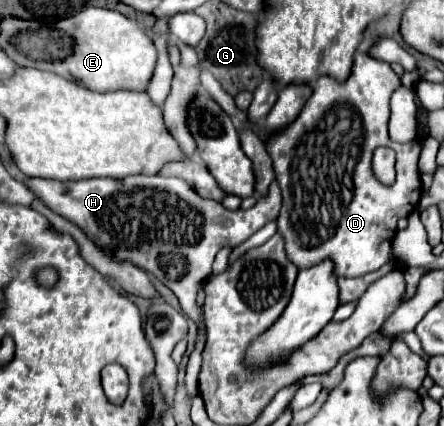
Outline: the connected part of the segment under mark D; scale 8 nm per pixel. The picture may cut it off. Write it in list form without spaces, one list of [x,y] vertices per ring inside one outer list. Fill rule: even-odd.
[[[355,54],[355,64],[353,64],[353,74],[351,74],[351,80],[343,82],[343,84],[337,84],[333,82],[333,78],[319,78],[319,82],[315,84],[313,88],[313,94],[311,98],[305,102],[299,118],[289,124],[283,132],[279,134],[273,134],[269,140],[267,140],[267,152],[273,160],[273,168],[275,168],[275,180],[281,188],[281,196],[283,196],[283,206],[281,206],[281,212],[277,216],[277,232],[283,236],[285,240],[285,252],[287,252],[287,258],[299,268],[311,268],[315,264],[321,264],[323,260],[331,260],[333,262],[333,274],[335,276],[345,276],[345,278],[355,278],[355,276],[363,276],[367,272],[373,272],[377,270],[379,266],[383,266],[387,260],[389,260],[389,254],[391,254],[391,242],[393,242],[393,236],[397,232],[397,220],[399,218],[405,218],[409,216],[417,202],[419,202],[419,194],[421,194],[421,182],[419,182],[419,170],[417,170],[417,160],[419,160],[419,140],[415,142],[409,142],[409,144],[399,144],[399,142],[393,142],[389,138],[389,132],[387,132],[387,124],[389,124],[390,118],[390,98],[391,94],[401,86],[401,80],[399,76],[391,70],[391,66],[379,58],[373,58],[369,54]],[[377,146],[389,146],[397,152],[397,180],[391,188],[385,188],[383,184],[379,184],[373,174],[371,174],[371,154]]]

